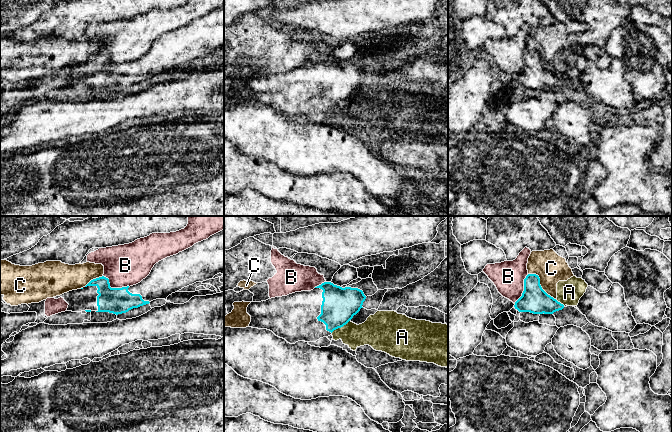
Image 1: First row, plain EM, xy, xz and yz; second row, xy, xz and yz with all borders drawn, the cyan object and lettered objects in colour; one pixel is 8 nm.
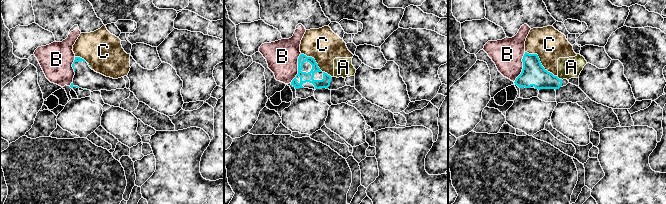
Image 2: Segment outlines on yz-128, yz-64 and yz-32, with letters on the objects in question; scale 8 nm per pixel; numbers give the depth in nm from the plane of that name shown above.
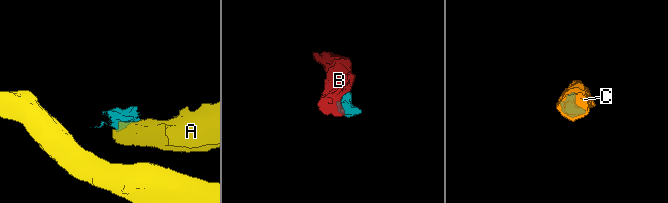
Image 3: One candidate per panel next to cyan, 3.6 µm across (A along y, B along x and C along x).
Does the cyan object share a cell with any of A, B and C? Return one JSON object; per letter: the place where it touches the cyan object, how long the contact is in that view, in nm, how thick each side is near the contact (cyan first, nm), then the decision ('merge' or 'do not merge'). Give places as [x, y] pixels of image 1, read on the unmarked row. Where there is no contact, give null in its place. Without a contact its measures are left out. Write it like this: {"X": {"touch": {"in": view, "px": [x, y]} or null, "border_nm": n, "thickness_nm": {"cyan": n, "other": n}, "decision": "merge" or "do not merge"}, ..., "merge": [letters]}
{"A": {"touch": {"in": "xz", "px": [340, 103]}, "border_nm": 180, "thickness_nm": {"cyan": 280, "other": 200}, "decision": "do not merge"}, "B": {"touch": {"in": "xy", "px": [114, 64]}, "border_nm": 240, "thickness_nm": {"cyan": 200, "other": 340}, "decision": "do not merge"}, "C": {"touch": {"in": "yz", "px": [539, 60]}, "border_nm": 300, "thickness_nm": {"cyan": 220, "other": 240}, "decision": "do not merge"}, "merge": []}

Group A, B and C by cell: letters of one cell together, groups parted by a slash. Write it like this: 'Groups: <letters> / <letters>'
Groups: A C / B

